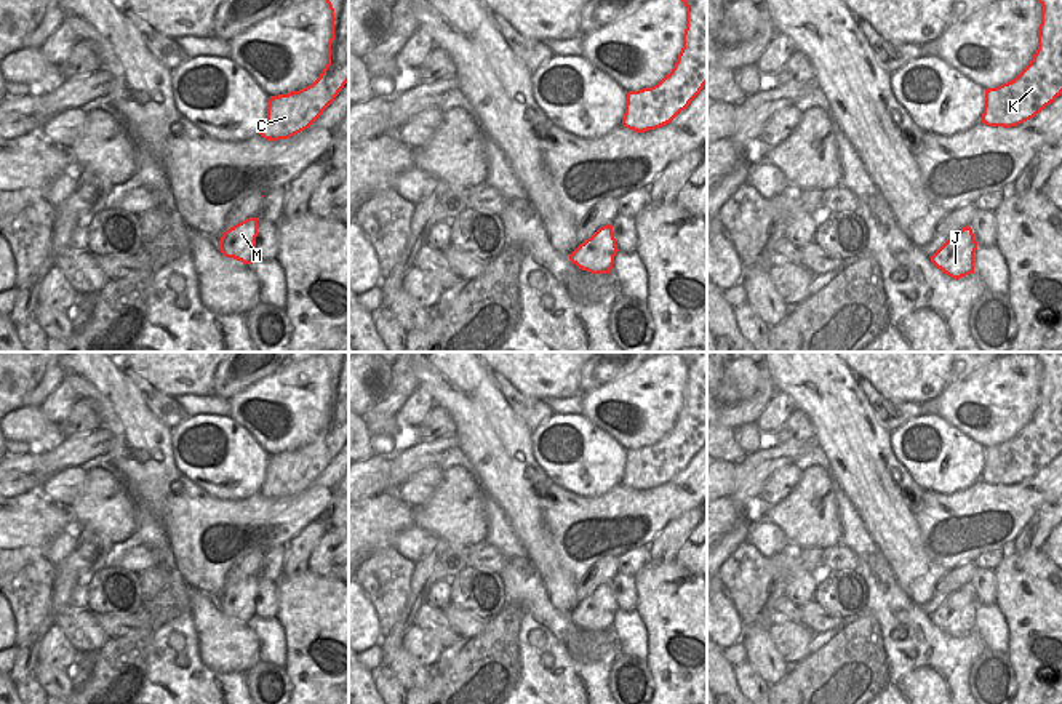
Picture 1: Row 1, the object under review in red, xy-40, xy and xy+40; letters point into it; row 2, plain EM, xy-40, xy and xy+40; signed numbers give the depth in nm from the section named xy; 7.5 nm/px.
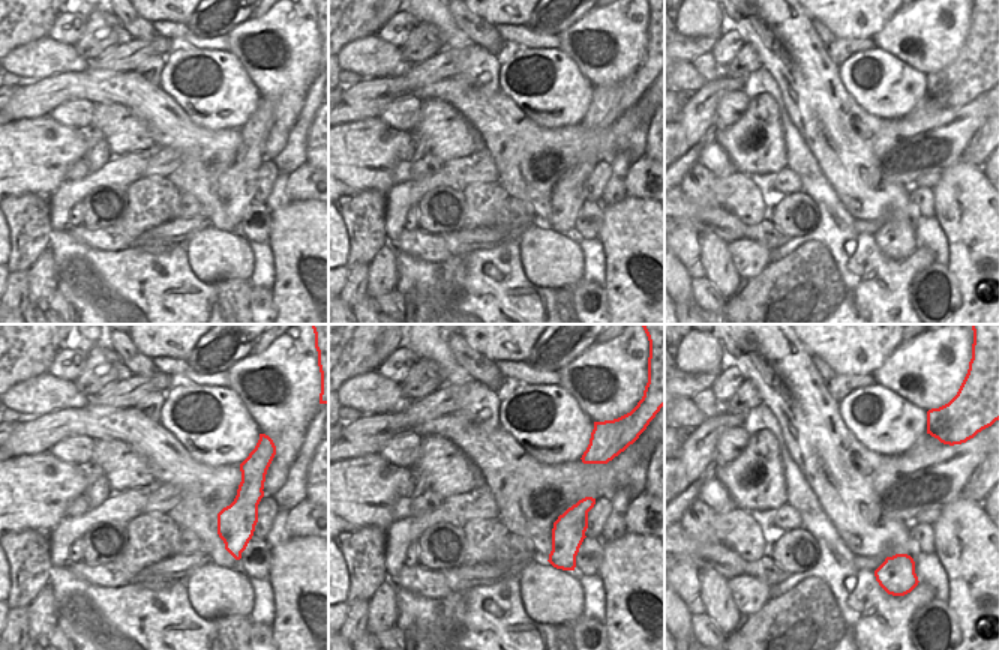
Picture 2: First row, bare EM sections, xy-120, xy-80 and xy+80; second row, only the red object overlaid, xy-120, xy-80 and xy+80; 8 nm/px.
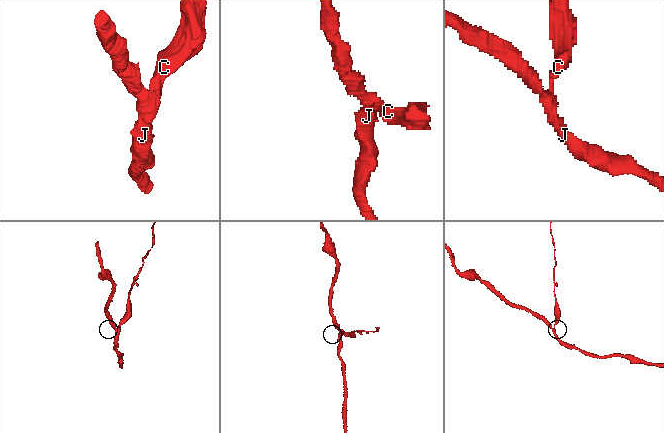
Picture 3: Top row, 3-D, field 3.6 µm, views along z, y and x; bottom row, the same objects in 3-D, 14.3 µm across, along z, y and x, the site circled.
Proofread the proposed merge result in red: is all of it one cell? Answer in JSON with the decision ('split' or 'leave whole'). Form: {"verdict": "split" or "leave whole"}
{"verdict": "split"}

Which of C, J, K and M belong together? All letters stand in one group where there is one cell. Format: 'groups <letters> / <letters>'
groups C K / J M

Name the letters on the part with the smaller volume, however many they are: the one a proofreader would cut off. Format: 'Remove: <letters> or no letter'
Remove: C, K

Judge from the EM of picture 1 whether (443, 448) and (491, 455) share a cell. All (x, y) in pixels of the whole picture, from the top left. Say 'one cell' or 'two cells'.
two cells

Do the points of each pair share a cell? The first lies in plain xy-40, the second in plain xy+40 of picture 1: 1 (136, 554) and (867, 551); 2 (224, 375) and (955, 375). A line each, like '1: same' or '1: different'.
1: different
2: same

